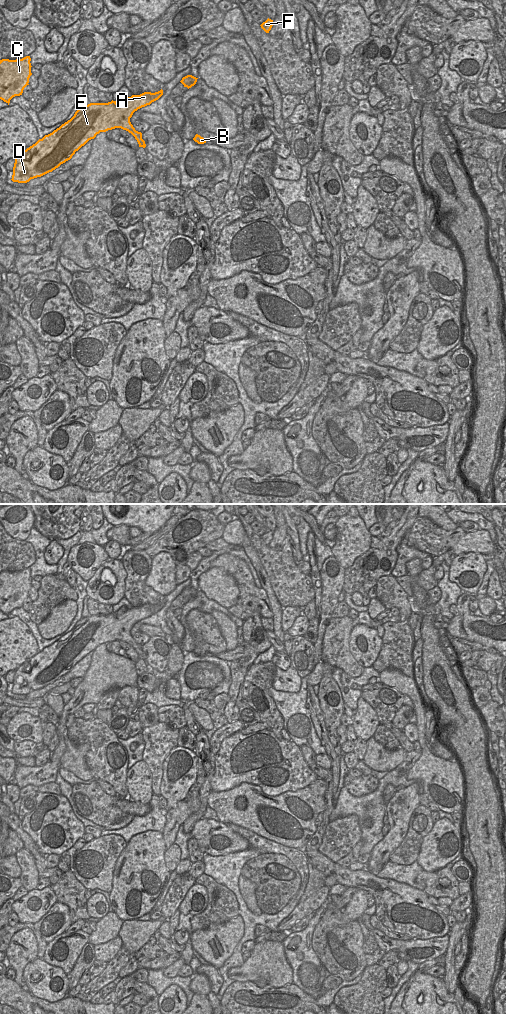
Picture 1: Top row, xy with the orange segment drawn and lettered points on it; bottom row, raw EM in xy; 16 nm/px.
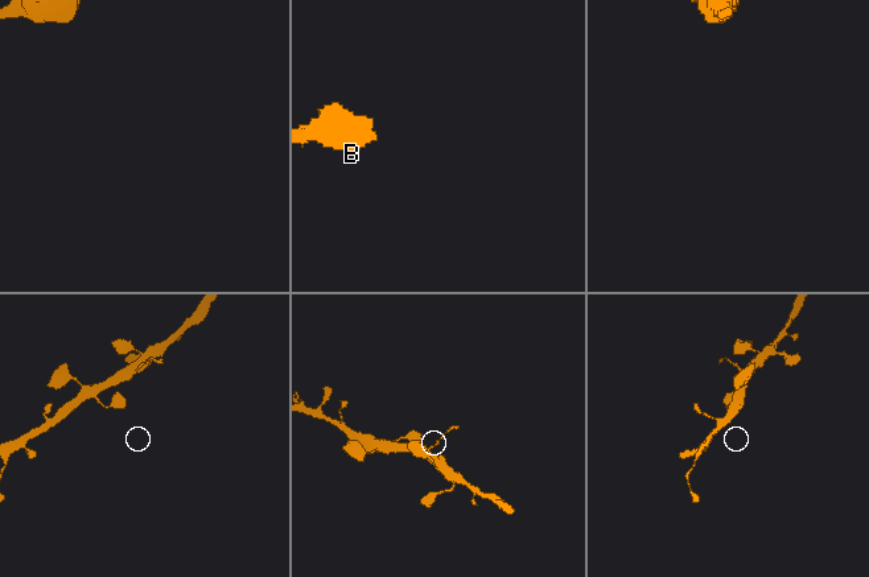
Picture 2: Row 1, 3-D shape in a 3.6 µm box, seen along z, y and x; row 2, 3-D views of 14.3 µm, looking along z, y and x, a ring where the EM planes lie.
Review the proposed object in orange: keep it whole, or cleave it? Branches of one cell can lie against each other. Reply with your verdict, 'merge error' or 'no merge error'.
no merge error

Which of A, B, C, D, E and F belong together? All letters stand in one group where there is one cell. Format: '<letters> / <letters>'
A B C D E F

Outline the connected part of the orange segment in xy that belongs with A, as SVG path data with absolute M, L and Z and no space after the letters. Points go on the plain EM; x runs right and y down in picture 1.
M144 604L127 609L117 616L90 615L81 618L74 628L52 645L45 647L35 656L24 662L15 670L12 693L27 695L31 691L41 689L70 672L72 668L89 652L100 644L121 640L131 645L139 659L146 659L142 645L135 642L130 634L133 625L150 617L163 607L158 604Z

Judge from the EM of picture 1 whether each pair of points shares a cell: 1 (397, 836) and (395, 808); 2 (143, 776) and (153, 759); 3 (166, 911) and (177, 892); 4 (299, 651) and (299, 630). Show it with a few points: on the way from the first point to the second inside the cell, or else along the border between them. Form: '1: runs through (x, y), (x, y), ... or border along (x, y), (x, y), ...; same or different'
1: runs through (397, 829), (397, 815); same
2: border along (142, 759), (150, 773), (152, 790); different
3: runs through (169, 906), (174, 897); same
4: border along (302, 635), (294, 637); different

